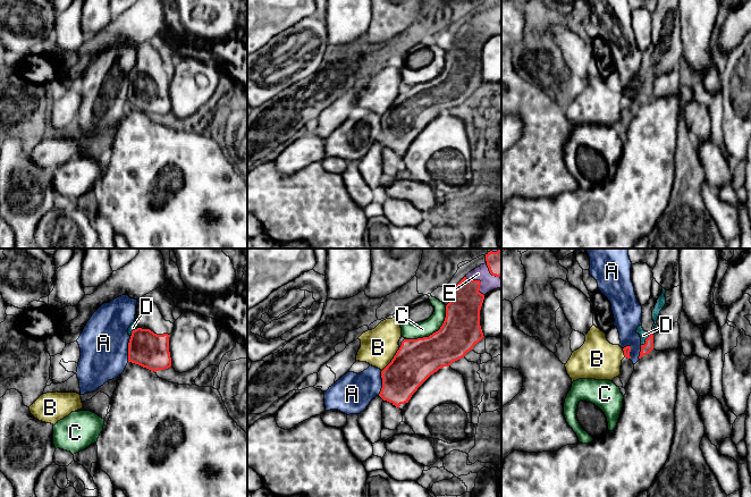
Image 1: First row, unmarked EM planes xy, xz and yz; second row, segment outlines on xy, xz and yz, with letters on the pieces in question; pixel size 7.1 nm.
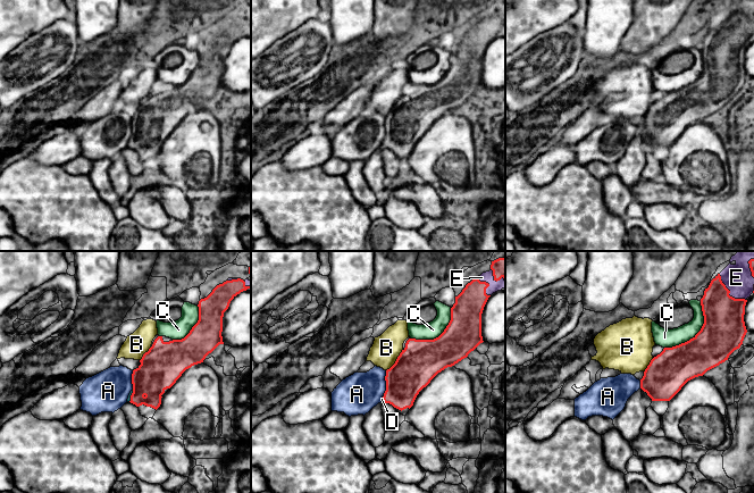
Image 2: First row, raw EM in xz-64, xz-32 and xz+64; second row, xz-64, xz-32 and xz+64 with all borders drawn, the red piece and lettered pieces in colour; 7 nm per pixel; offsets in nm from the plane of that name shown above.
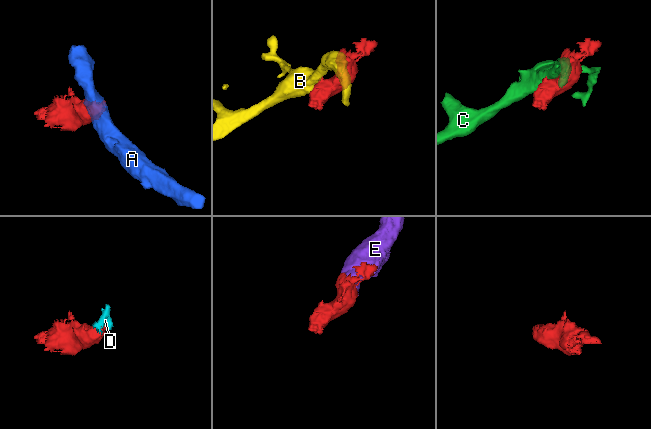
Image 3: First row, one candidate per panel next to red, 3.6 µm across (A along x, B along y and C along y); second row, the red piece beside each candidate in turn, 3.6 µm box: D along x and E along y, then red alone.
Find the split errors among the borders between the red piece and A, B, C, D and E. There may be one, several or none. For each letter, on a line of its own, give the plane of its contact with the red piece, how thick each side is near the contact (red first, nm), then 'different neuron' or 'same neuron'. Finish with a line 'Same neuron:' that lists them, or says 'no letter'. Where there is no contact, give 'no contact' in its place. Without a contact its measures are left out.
A: xy | 260/340 nm | different neuron
B: xz | 300/260 nm | different neuron
C: xz | 300/110 nm | different neuron
D: yz | 70/60 nm | same neuron
E: xz | 240/120 nm | same neuron
Same neuron: D, E

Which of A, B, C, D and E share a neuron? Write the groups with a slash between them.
A / B / C / D E

